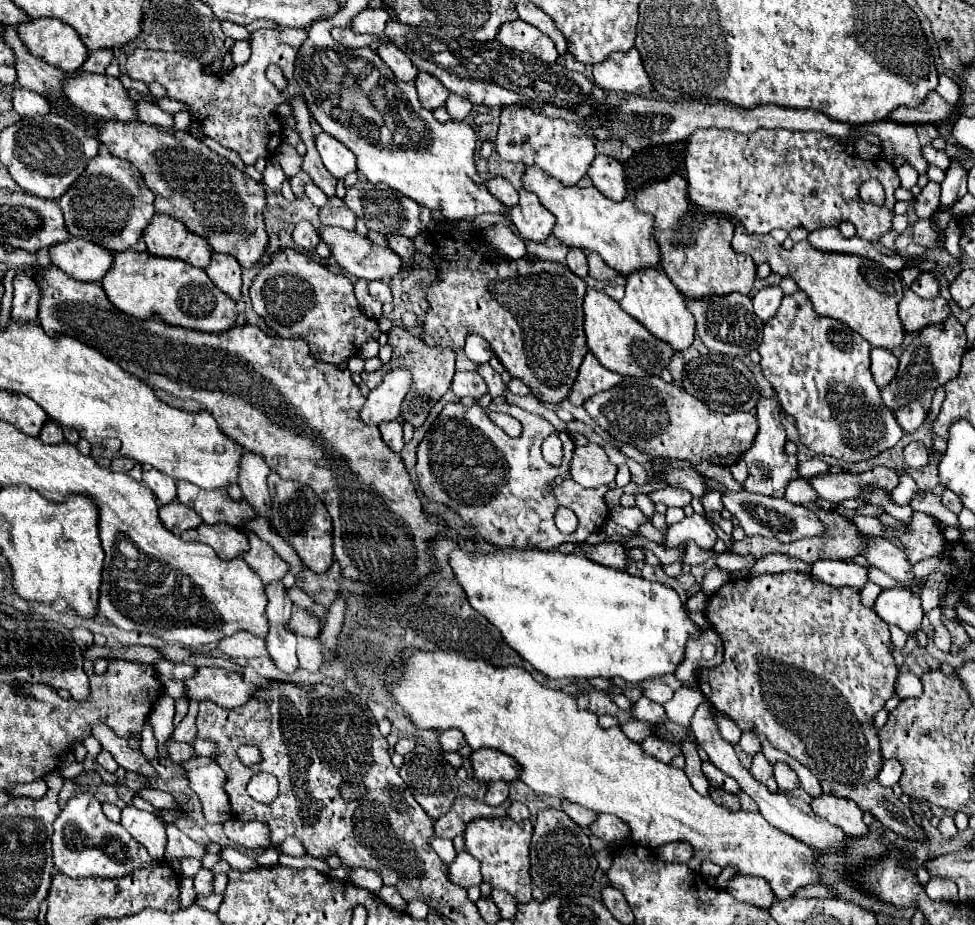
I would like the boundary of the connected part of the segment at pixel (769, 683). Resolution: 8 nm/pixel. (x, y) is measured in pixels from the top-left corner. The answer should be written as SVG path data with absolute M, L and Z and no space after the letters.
M761 574L729 580L711 596L705 614L725 646L723 664L703 670L697 678L709 704L727 714L739 728L741 722L751 724L773 748L809 768L819 778L825 794L853 800L863 812L871 812L903 840L921 842L925 830L915 824L909 808L891 788L879 788L875 784L875 772L879 772L883 760L879 756L873 716L895 694L899 672L887 650L891 642L889 626L859 602L859 592L855 588L831 588L811 574Z

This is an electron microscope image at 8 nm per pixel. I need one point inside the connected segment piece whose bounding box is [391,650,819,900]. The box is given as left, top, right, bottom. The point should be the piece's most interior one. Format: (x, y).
(563, 752)

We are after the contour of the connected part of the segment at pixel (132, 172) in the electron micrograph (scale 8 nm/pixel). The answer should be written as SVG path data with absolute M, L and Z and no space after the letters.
M99 152L89 160L85 172L75 180L65 196L59 198L59 206L71 236L95 242L111 252L123 252L133 248L143 236L145 226L155 214L153 200L153 192L145 188L139 170L133 164L109 152Z

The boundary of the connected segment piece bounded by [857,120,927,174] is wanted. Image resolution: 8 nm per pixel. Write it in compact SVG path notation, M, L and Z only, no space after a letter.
M881 120L879 124L875 122L875 124L859 126L859 132L857 132L859 138L865 132L873 132L875 136L879 136L883 154L887 158L901 156L905 160L905 164L913 166L919 174L925 174L927 160L921 154L921 144L915 134L913 124L899 124L899 122L891 122L891 120Z

